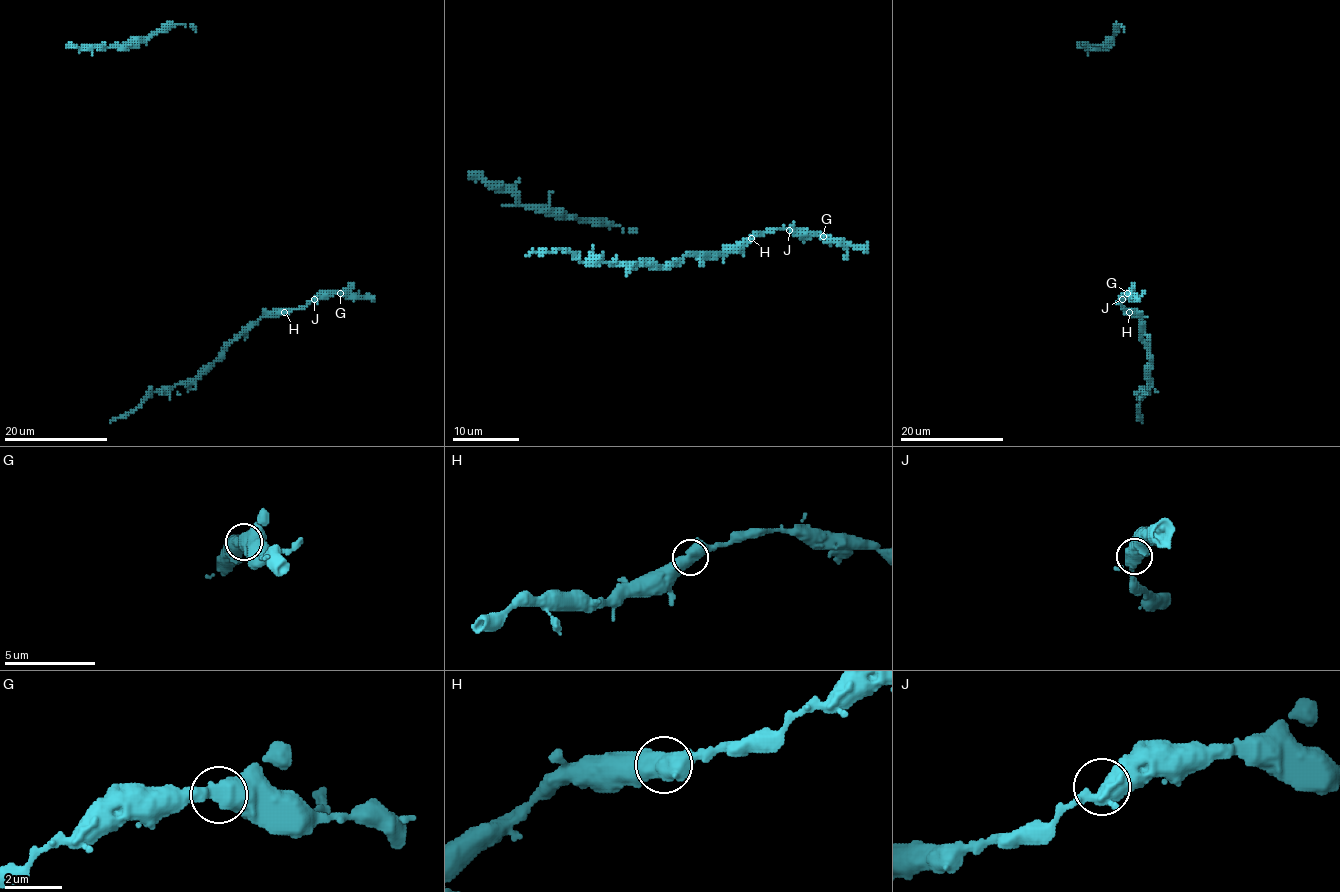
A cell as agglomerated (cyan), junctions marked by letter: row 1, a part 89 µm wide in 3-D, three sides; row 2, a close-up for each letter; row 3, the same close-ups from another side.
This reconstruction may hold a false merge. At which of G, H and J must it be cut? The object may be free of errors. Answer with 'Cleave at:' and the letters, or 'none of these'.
Cleave at: none of these

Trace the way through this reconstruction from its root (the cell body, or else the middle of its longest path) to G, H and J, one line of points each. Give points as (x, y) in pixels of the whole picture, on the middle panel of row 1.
G: (724, 246), (731, 248), (781, 228), (823, 236)
H: (724, 246), (731, 248), (751, 238)
J: (724, 246), (731, 248), (781, 228), (789, 230)

